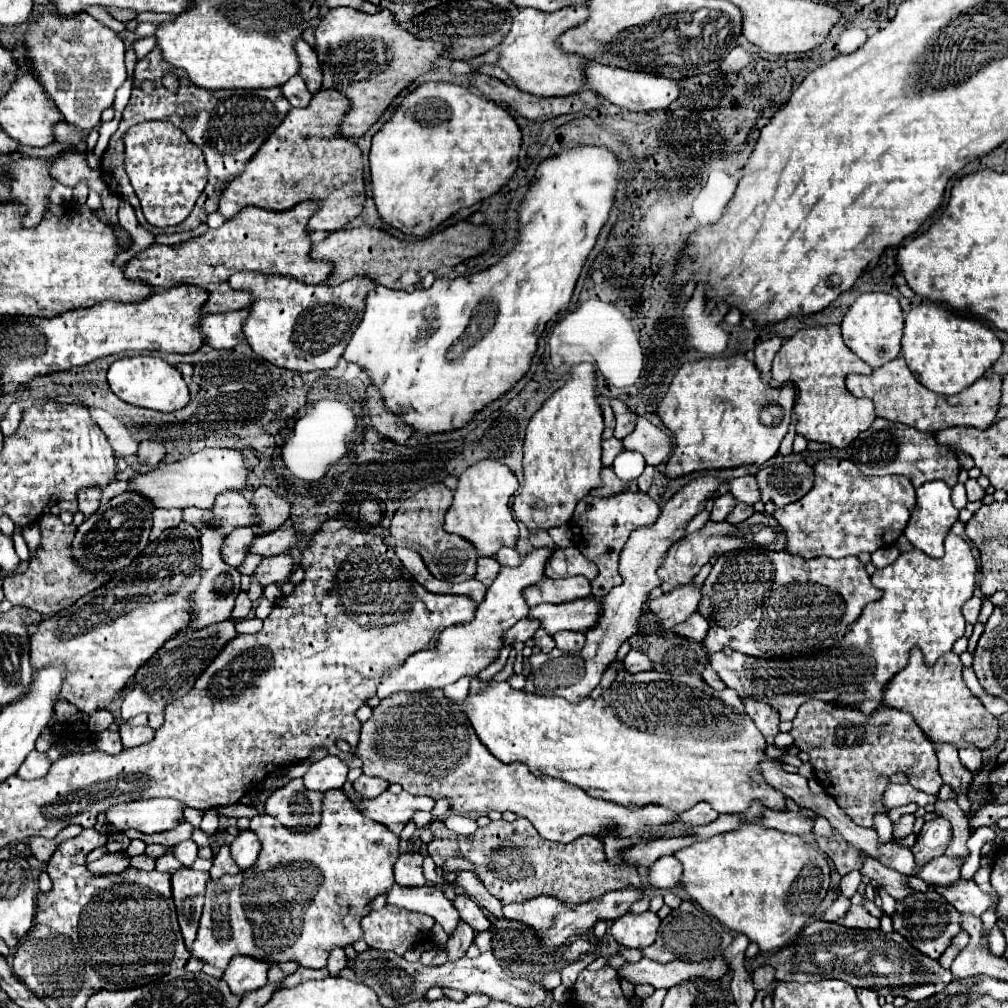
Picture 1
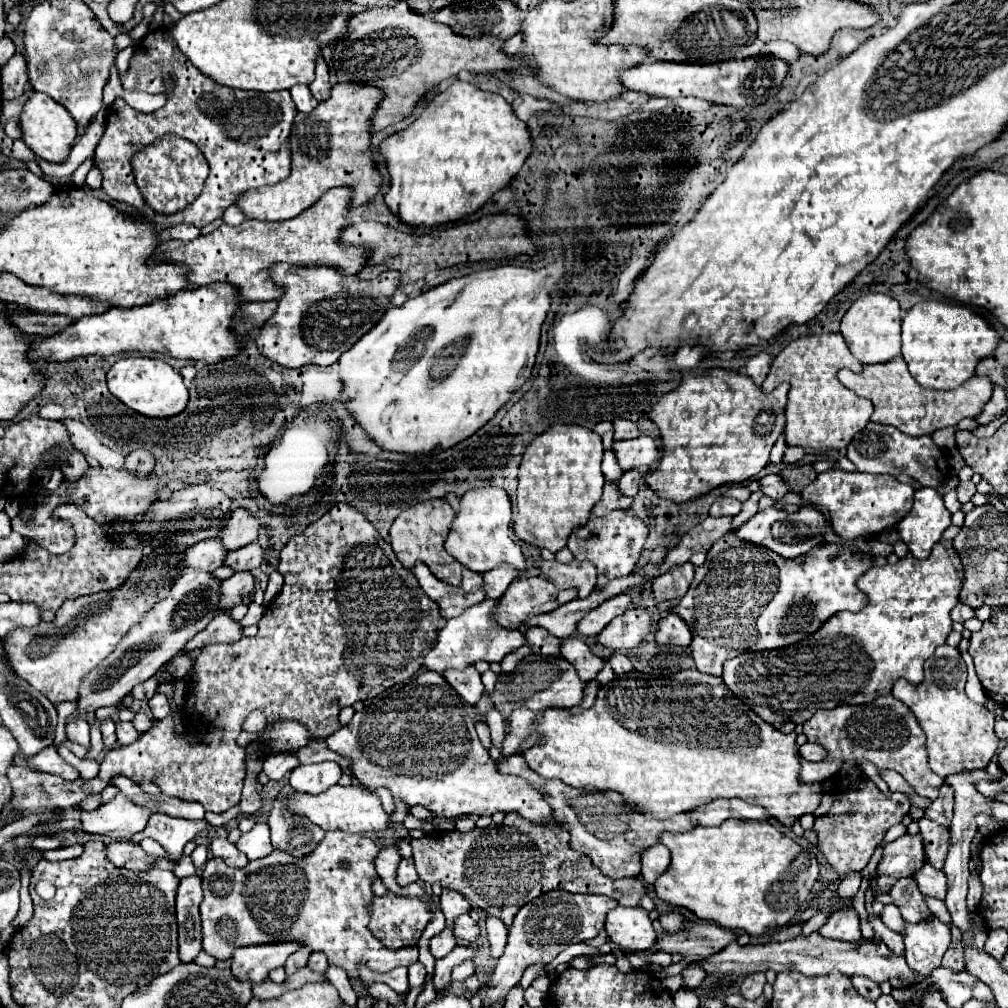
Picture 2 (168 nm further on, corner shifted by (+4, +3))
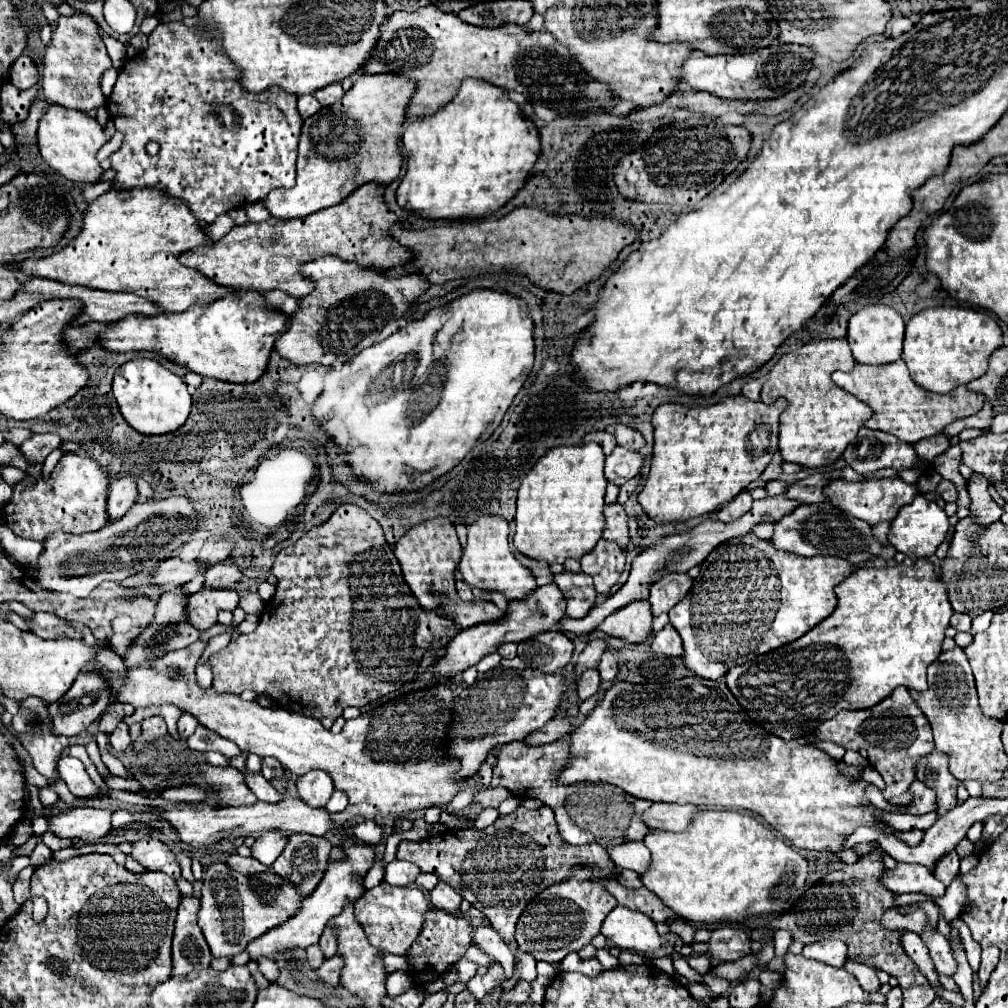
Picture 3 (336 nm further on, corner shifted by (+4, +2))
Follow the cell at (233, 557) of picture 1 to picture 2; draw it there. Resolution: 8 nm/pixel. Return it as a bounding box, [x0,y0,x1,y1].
[184,538,226,572]

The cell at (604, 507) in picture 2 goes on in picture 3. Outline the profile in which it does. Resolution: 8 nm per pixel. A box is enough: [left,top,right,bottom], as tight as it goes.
[604,503,628,551]

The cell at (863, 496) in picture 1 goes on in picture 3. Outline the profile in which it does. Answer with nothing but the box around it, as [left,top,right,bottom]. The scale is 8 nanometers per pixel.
[826,477,920,525]

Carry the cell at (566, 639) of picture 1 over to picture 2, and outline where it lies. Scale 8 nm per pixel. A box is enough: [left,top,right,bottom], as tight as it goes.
[560,636,604,682]

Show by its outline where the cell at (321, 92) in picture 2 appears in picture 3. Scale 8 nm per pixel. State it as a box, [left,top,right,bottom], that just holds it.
[314,83,344,107]

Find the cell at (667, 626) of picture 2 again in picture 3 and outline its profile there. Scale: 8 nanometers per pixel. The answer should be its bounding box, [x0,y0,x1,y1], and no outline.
[652,625,682,657]

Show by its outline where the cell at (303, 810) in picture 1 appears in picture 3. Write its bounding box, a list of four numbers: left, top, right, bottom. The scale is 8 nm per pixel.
[272,833,332,897]

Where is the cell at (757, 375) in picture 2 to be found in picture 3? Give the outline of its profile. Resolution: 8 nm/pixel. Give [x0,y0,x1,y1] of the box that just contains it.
[742,379,762,401]

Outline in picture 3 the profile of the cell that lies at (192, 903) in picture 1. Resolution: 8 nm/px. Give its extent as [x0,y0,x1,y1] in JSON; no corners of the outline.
[172,897,212,977]

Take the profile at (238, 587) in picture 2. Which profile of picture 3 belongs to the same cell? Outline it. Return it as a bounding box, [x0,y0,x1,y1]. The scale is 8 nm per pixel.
[188,589,240,631]

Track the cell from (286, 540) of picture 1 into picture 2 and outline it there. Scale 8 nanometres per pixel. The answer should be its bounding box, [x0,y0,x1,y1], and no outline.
[224,542,264,572]

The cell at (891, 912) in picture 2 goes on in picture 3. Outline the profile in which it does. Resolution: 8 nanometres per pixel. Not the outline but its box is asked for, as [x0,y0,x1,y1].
[902,931,942,989]

